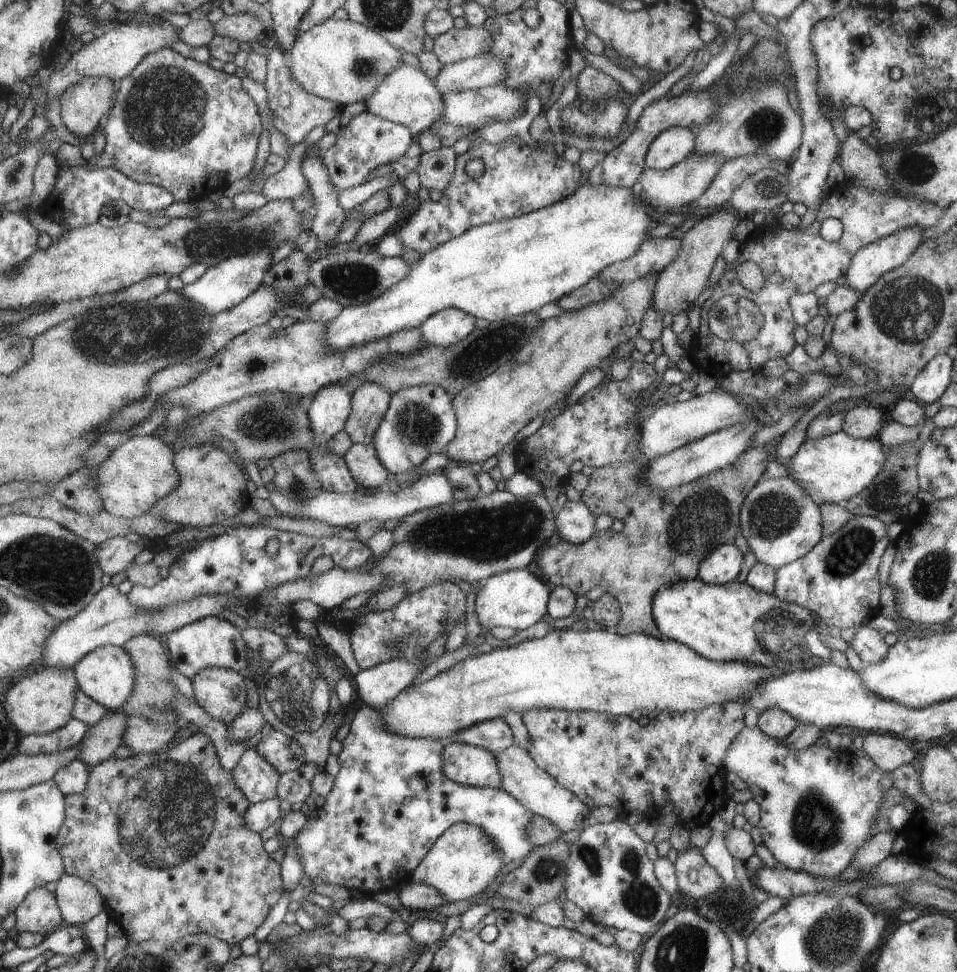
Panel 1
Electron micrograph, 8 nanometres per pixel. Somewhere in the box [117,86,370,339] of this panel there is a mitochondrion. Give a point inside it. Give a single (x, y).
(201, 242)

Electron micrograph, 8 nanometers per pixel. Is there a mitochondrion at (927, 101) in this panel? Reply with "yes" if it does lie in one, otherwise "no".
no

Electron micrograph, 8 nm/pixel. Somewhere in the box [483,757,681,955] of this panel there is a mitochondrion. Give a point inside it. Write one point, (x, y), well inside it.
(641, 901)

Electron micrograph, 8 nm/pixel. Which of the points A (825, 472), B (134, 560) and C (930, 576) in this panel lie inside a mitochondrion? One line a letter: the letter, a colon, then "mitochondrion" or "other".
A: other
B: other
C: mitochondrion

